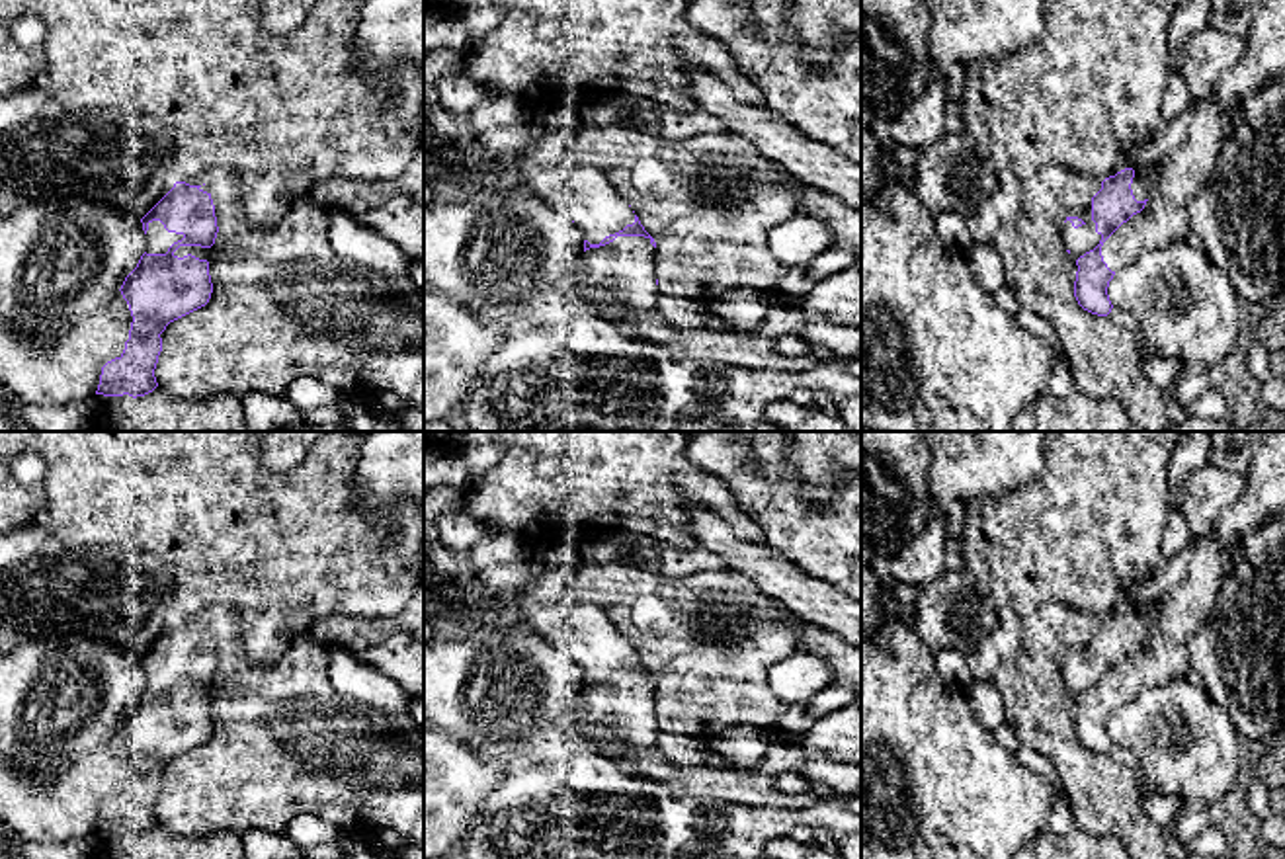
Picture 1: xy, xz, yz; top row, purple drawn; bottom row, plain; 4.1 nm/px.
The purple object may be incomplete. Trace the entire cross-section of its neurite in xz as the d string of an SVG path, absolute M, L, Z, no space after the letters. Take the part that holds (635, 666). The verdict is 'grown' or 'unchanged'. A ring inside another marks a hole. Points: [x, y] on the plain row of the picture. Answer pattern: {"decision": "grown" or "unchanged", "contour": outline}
{"decision": "grown", "contour": "M639 654L600 681L584 677L580 703L588 716L607 726L633 752L656 748L660 726L656 716L656 679Z"}

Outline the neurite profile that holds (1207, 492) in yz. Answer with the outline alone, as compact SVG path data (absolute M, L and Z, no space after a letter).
M1211 463L1176 486L1176 500L1191 529L1191 537L1207 535L1219 515L1242 496L1244 486L1244 476L1217 469Z

